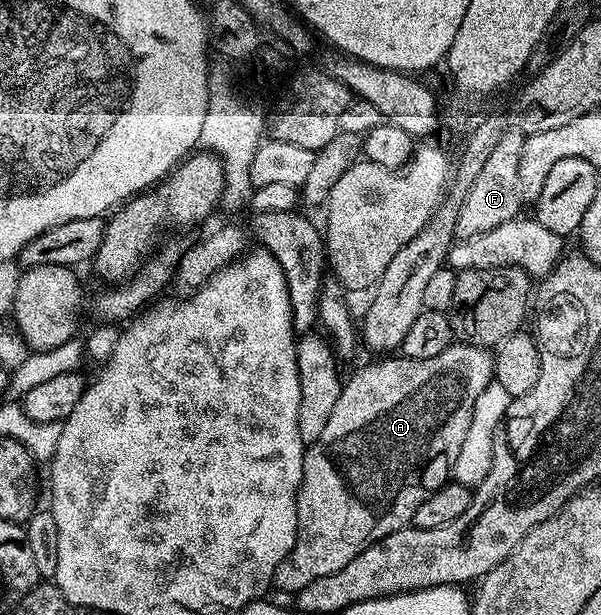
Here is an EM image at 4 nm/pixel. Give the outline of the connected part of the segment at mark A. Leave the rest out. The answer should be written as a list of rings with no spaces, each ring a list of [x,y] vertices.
[[[453,342],[442,354],[434,358],[422,358],[421,360],[386,360],[390,358],[380,358],[377,364],[368,364],[365,368],[360,368],[352,377],[343,381],[340,397],[334,405],[334,410],[330,414],[330,422],[326,422],[326,430],[322,430],[322,438],[318,442],[307,445],[304,454],[304,465],[302,466],[302,482],[296,495],[296,541],[290,550],[288,557],[280,563],[276,571],[274,581],[275,587],[281,588],[284,592],[295,594],[301,592],[314,578],[326,578],[326,574],[334,574],[346,566],[346,562],[351,562],[355,556],[362,554],[364,548],[374,546],[386,534],[394,534],[398,530],[409,527],[414,518],[414,510],[430,498],[434,490],[438,490],[444,484],[449,483],[454,466],[454,458],[458,458],[458,450],[462,450],[462,442],[466,438],[466,430],[470,430],[470,418],[474,414],[474,402],[482,390],[486,390],[488,384],[493,383],[496,371],[496,362],[493,353],[486,348],[479,348],[473,344],[463,342]]]

